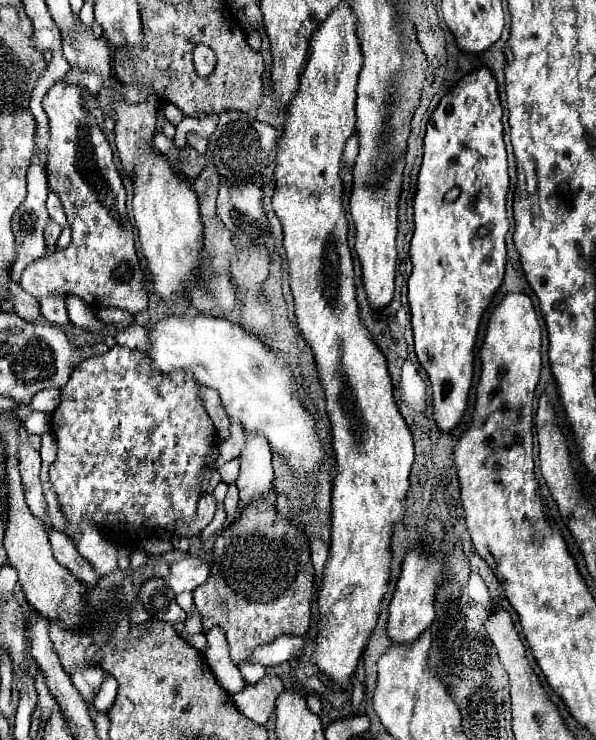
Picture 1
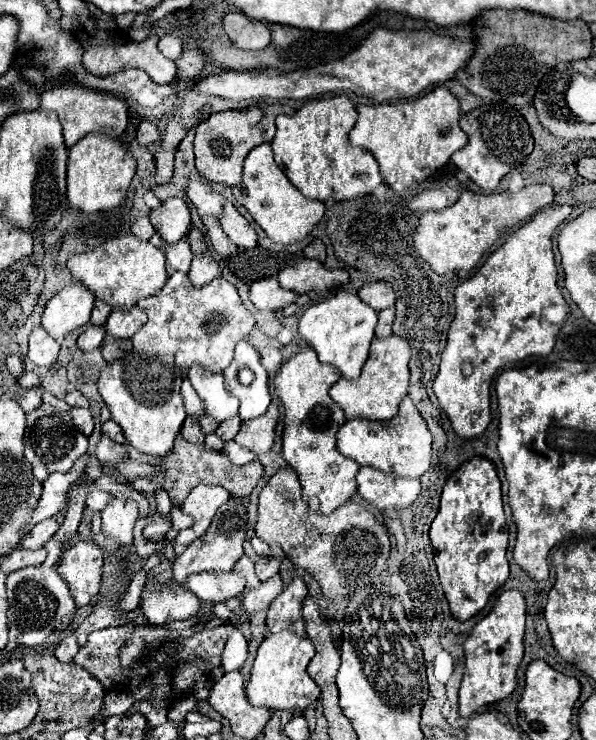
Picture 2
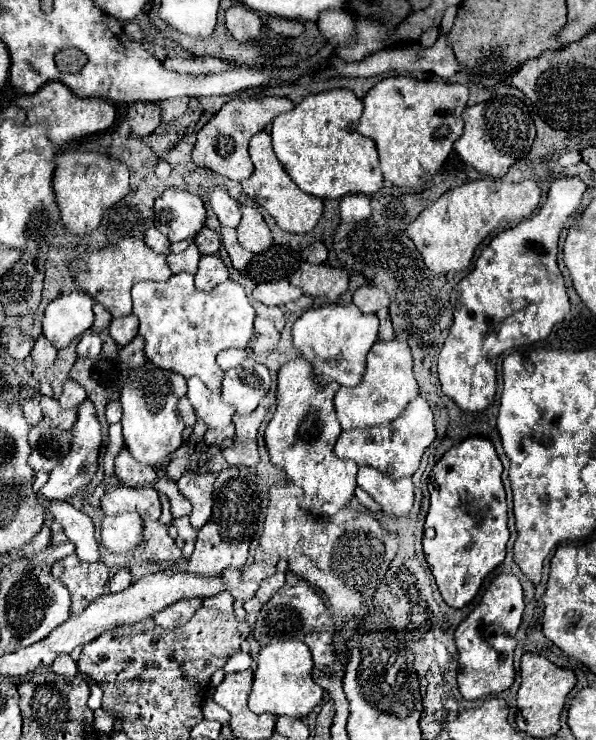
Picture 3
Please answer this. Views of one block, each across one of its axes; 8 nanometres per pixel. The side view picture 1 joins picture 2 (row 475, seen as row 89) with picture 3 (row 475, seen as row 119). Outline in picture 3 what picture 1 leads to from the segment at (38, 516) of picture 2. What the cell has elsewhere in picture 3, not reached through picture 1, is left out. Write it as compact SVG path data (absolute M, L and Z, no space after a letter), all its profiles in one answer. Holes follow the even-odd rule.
M90 400L82 402L78 408L78 420L74 424L74 428L70 430L72 434L72 448L68 452L68 456L60 462L60 466L56 466L50 474L48 474L48 482L40 488L40 494L48 500L66 500L72 494L76 494L78 490L82 490L96 474L98 468L98 454L100 454L100 442L102 442L102 432L100 432L100 424L98 418L94 414L94 406Z

